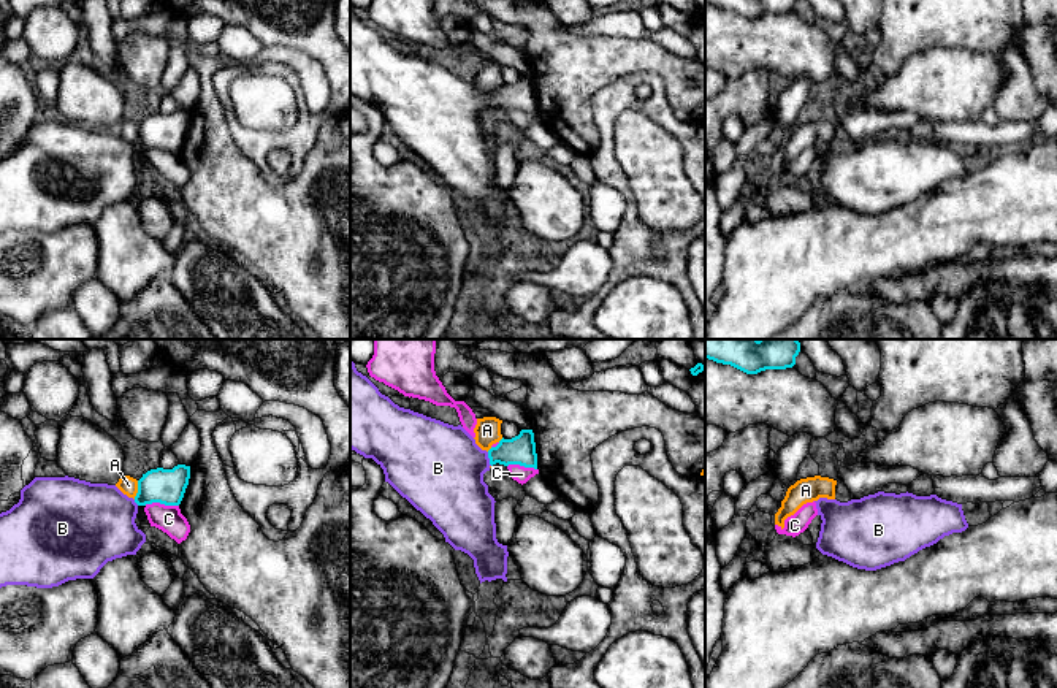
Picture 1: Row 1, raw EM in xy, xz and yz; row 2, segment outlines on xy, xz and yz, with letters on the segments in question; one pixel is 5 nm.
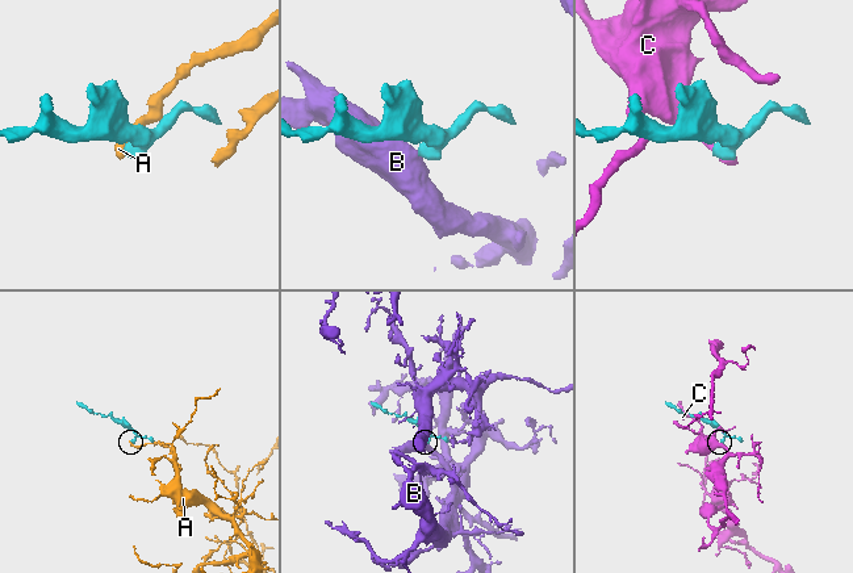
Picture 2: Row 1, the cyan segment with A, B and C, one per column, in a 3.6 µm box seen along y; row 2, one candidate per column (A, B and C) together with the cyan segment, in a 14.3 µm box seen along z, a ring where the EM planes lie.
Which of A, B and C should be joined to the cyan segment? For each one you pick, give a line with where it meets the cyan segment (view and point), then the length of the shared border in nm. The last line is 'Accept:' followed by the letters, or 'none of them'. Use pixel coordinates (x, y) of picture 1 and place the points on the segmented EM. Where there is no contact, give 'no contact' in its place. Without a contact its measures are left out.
B: contact xz (488, 457); length 80 nm
Accept: B

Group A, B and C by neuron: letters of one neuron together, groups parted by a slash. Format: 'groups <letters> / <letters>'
groups A / B / C

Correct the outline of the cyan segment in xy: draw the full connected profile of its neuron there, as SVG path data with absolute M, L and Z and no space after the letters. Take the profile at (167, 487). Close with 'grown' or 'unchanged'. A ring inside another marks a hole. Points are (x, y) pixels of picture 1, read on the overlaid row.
M190 466L151 469L138 480L135 498L116 485L90 484L74 477L35 477L21 490L21 499L0 514L0 588L27 585L59 587L68 580L93 579L116 558L136 555L146 534L136 526L139 506L179 506L190 479Z; grown

